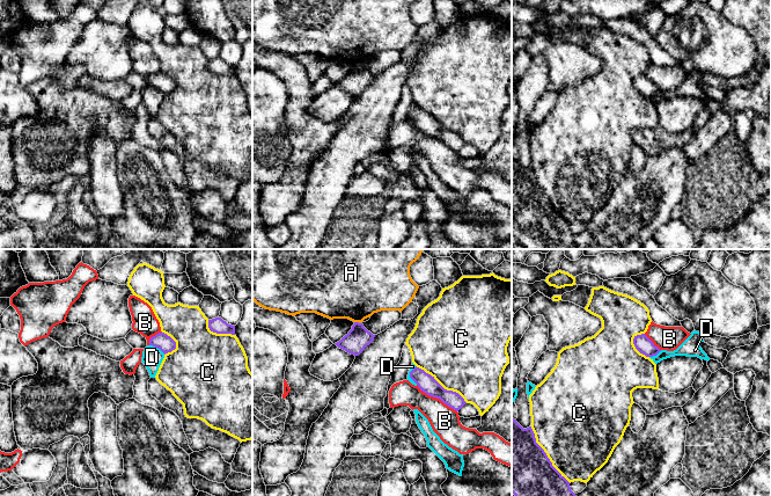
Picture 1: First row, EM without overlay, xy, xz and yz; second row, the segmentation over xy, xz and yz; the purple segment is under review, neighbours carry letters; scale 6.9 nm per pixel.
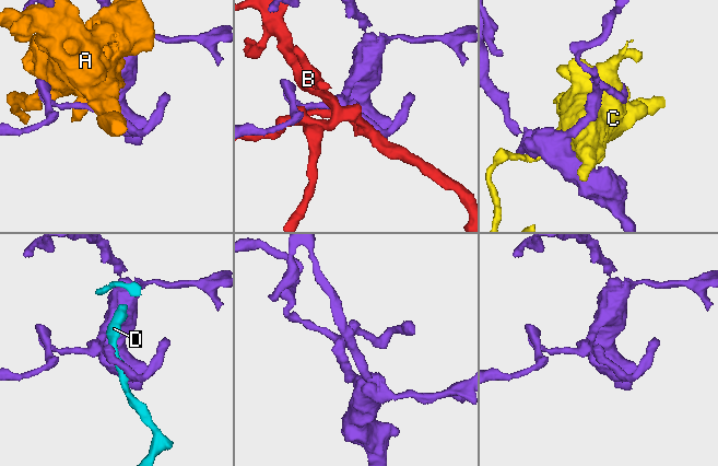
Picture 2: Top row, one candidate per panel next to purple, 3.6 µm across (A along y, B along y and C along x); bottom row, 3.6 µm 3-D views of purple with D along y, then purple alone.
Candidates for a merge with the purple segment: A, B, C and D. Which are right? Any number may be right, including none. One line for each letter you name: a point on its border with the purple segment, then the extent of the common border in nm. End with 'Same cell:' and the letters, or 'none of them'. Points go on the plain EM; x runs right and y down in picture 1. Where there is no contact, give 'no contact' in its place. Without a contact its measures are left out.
Same cell: none of them

